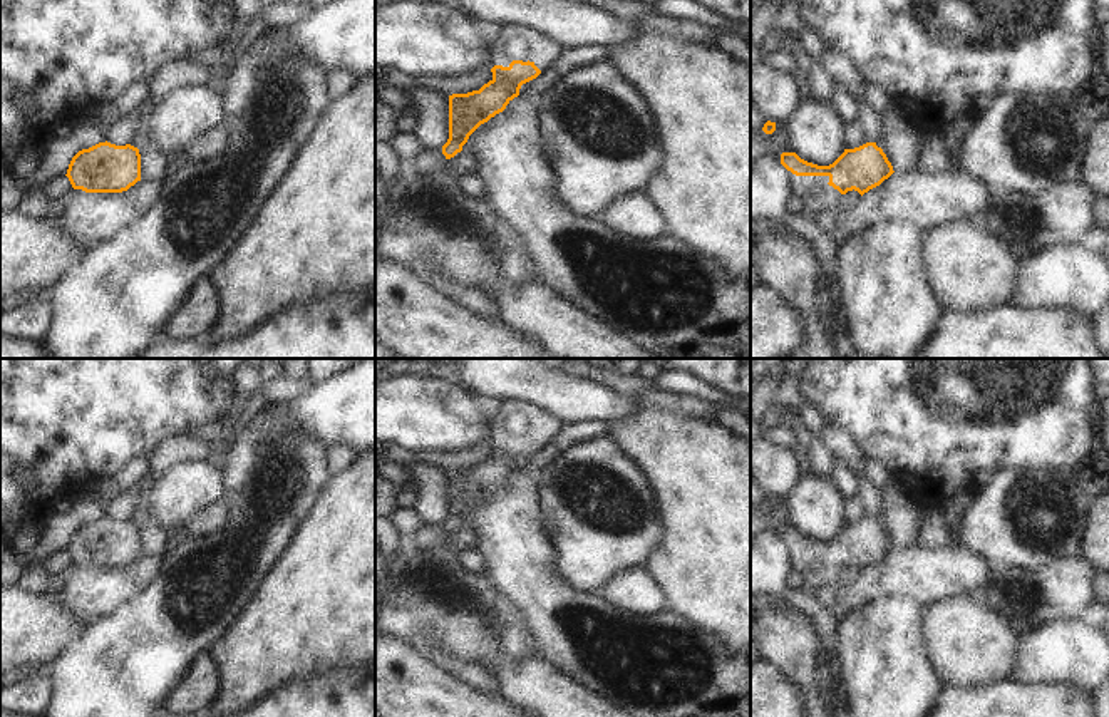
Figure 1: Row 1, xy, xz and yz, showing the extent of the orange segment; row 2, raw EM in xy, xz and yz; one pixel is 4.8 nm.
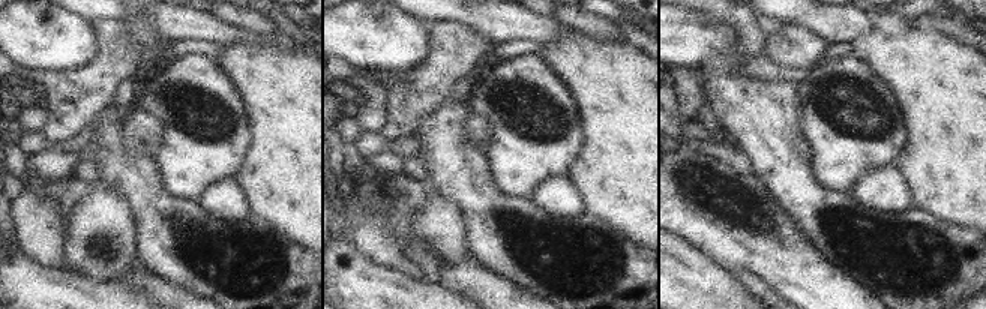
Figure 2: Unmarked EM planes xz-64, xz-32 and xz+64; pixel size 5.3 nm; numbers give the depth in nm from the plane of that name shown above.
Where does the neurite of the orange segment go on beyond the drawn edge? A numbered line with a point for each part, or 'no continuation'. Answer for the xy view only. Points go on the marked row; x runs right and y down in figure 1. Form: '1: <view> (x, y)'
no continuation

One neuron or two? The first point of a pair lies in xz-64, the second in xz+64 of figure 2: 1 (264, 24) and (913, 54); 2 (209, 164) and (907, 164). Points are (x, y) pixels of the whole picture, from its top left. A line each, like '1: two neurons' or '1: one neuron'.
1: two neurons
2: two neurons

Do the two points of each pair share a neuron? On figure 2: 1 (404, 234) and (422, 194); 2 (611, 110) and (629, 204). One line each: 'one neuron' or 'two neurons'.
1: one neuron
2: one neuron

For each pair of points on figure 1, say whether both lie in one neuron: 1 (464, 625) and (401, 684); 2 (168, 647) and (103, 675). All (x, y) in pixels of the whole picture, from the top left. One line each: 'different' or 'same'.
1: different
2: same

